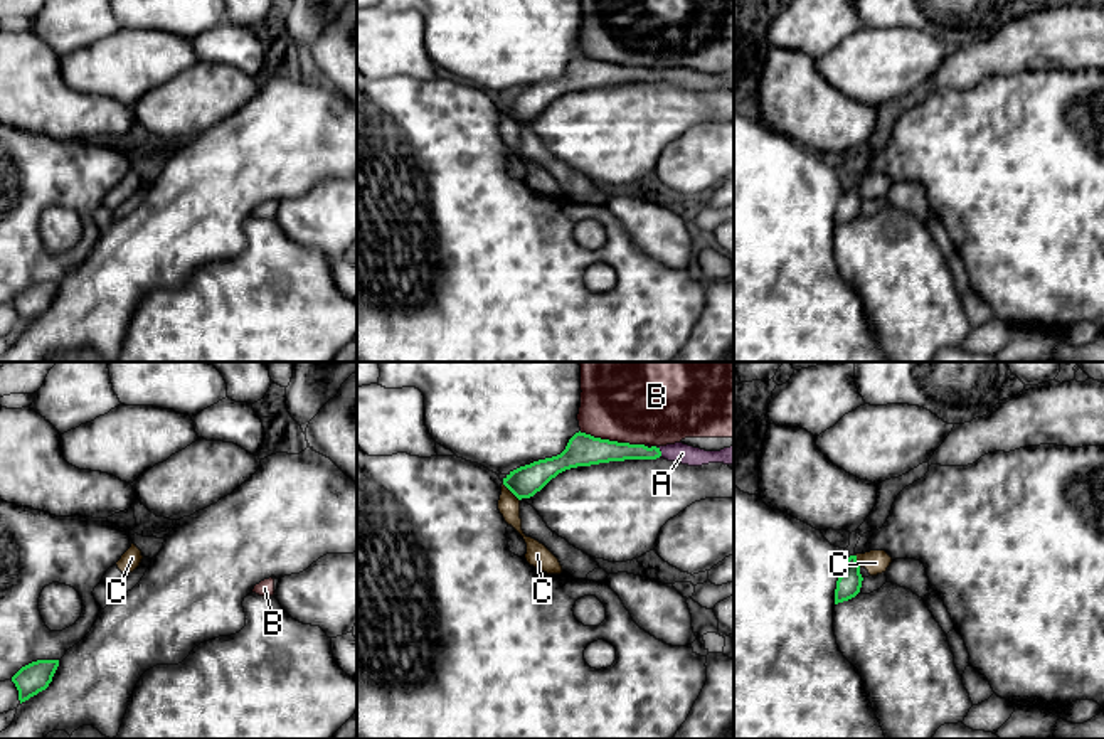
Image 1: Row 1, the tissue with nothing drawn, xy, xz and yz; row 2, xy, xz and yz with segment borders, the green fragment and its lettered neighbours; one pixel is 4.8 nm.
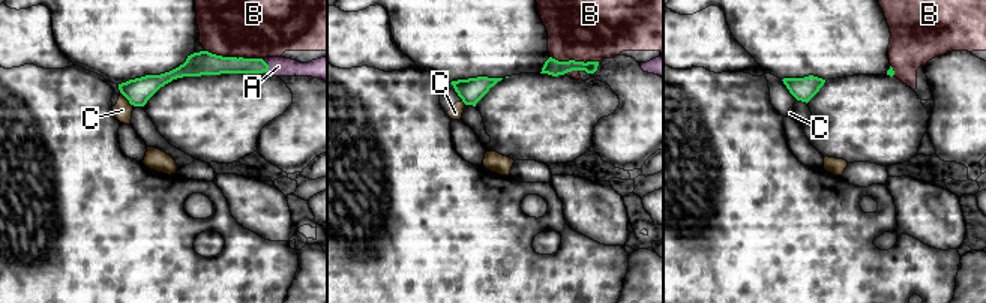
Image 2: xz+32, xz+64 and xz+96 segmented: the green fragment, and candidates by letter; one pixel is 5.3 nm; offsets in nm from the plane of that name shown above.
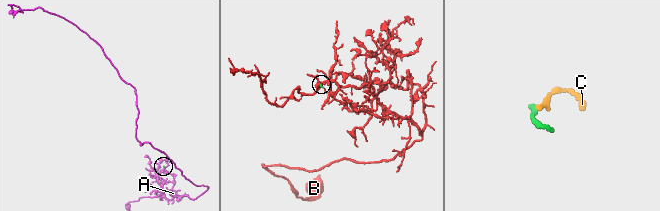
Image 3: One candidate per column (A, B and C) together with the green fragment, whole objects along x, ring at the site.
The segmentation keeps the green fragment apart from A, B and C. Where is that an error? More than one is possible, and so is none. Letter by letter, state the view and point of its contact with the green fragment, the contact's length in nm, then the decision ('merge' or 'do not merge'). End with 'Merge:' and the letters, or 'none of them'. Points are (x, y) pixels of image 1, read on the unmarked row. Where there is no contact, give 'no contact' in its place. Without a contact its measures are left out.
A: contact xz (660, 74); length 60 nm; merge
B: contact xz (613, 64); length 320 nm; do not merge
C: contact xz (510, 113); length 120 nm; do not merge
Merge: A

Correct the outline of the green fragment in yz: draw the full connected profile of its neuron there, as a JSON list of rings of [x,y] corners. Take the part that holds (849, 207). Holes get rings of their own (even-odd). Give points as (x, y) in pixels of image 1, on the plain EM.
[[[850,178],[836,204],[835,227],[855,221],[860,215],[862,204],[863,204],[863,200],[860,197],[860,189],[857,185],[857,178]]]

